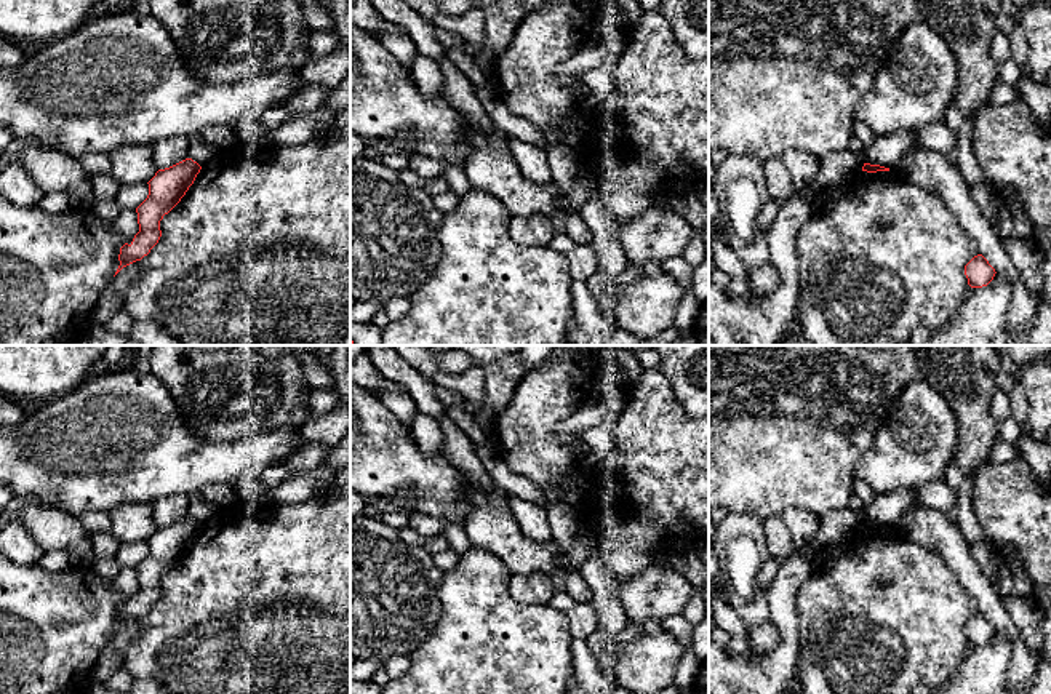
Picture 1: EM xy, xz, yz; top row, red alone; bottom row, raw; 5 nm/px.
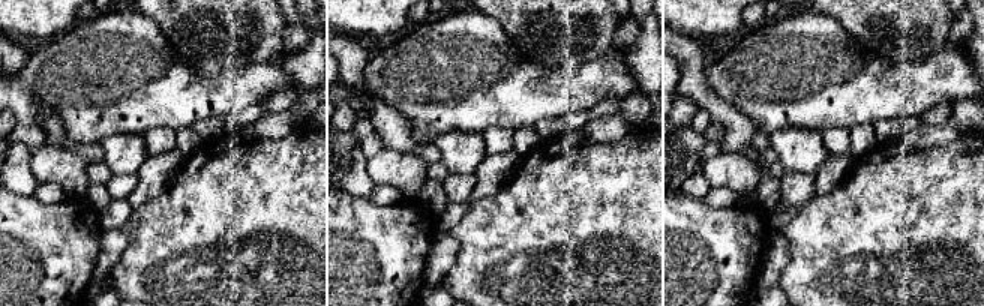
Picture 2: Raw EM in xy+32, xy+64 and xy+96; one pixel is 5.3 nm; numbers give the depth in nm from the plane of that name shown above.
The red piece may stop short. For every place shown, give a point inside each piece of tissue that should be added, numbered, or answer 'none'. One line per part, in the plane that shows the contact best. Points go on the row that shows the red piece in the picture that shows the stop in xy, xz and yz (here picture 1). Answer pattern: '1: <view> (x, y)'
none

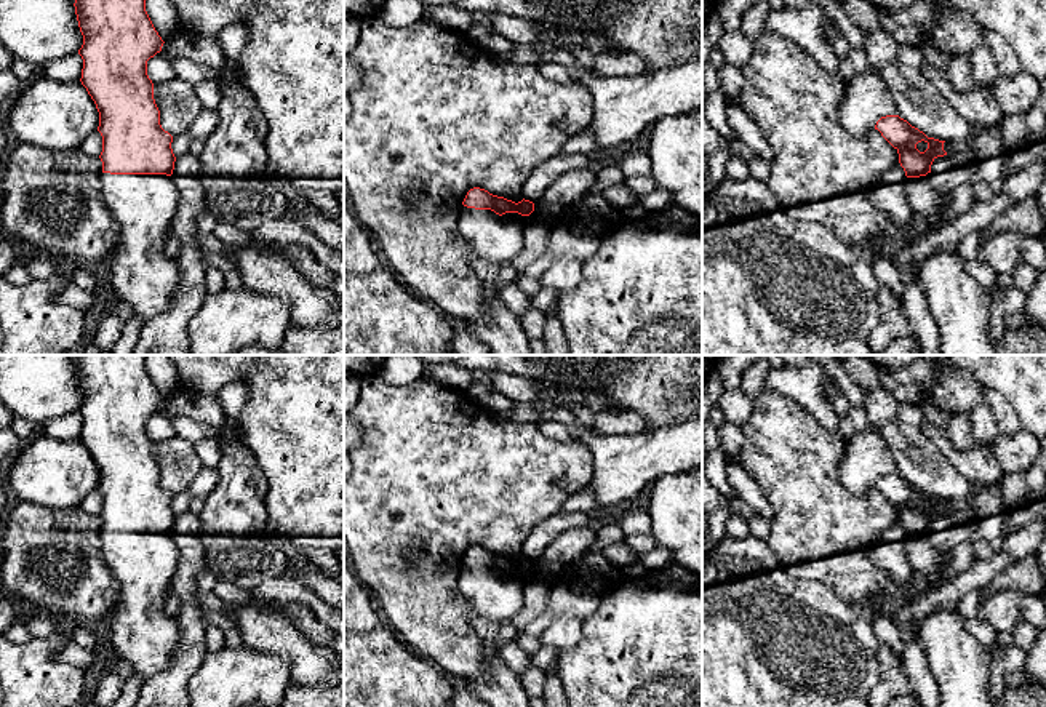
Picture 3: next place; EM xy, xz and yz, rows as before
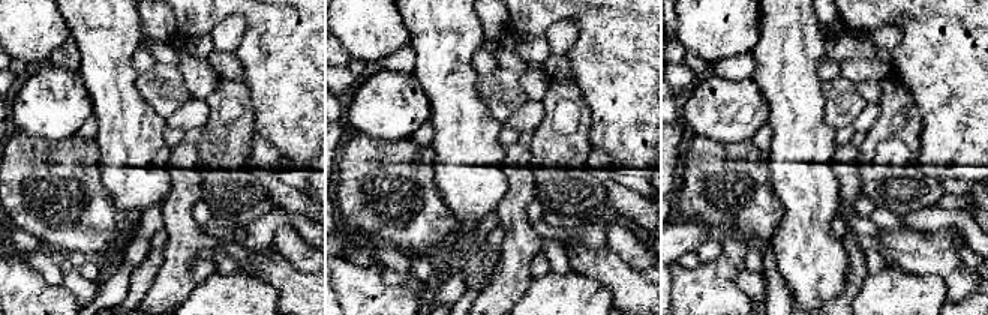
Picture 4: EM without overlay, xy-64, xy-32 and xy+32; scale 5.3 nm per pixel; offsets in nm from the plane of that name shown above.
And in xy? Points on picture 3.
1: xy (141, 274)

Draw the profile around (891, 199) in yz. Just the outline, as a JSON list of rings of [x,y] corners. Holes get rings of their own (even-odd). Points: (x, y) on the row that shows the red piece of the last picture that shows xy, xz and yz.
[[[902,182],[875,186],[867,195],[889,216],[897,230],[904,229],[913,216]]]

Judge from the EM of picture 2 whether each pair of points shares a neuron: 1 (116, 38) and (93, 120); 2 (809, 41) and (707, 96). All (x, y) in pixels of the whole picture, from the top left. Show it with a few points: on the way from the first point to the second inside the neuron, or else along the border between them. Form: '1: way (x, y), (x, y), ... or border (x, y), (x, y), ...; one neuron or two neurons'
1: way (116, 59), (116, 66), (98, 84), (93, 99); one neuron
2: border (704, 68), (707, 83), (743, 113); two neurons

